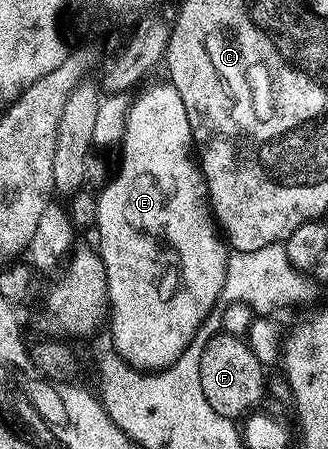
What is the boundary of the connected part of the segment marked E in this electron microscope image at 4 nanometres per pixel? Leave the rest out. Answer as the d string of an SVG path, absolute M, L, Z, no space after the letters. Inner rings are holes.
M170 83L150 84L133 98L120 149L122 165L97 205L96 251L106 267L114 347L132 366L157 370L174 364L184 354L208 313L221 301L228 248L210 206L210 191L196 159L184 102Z

